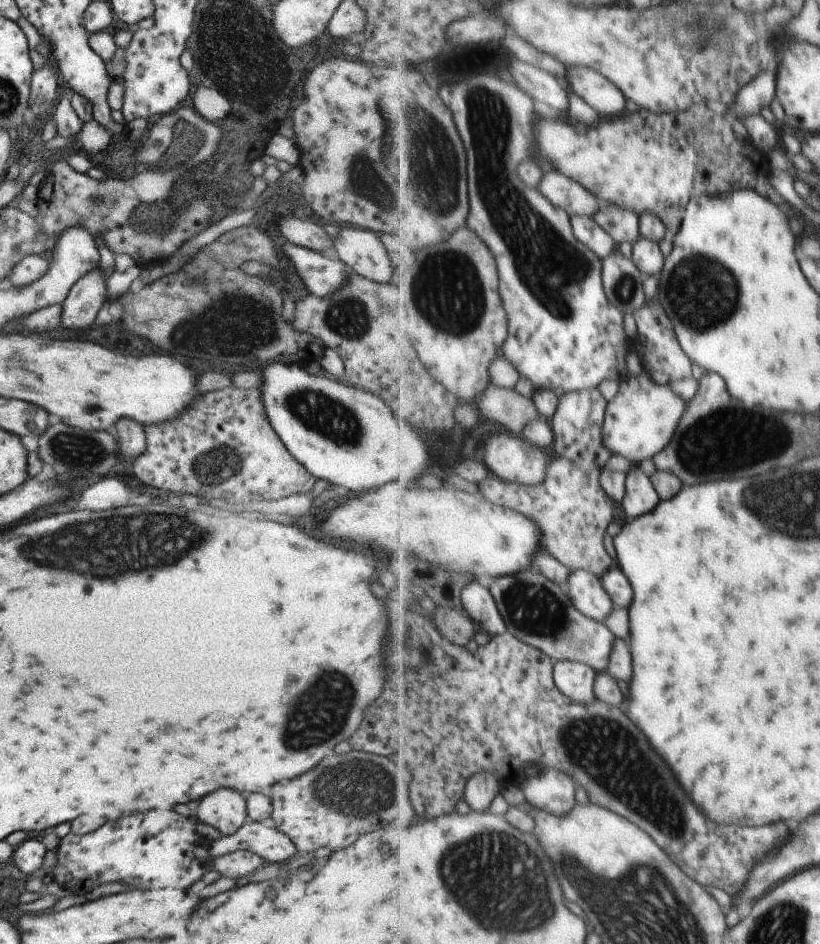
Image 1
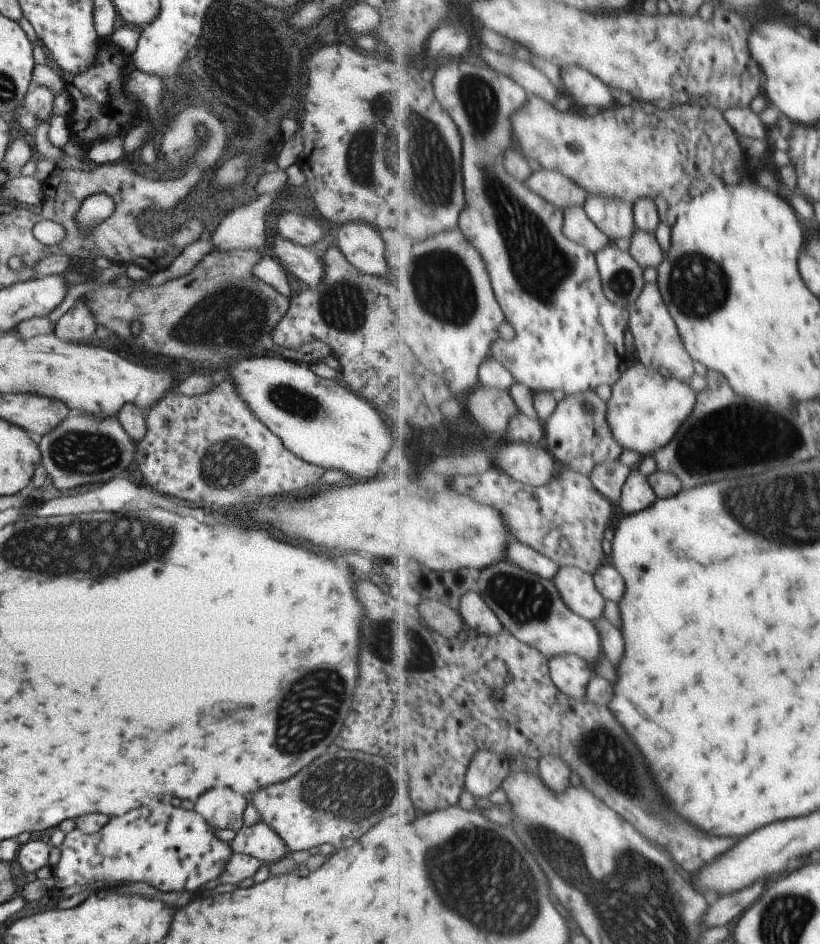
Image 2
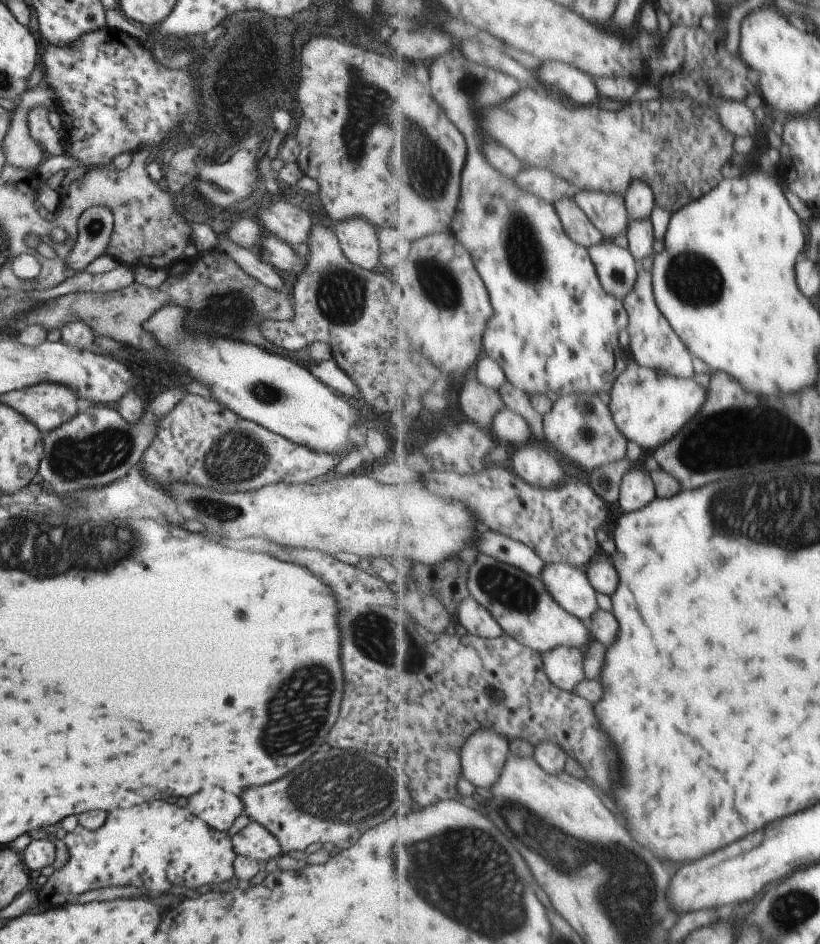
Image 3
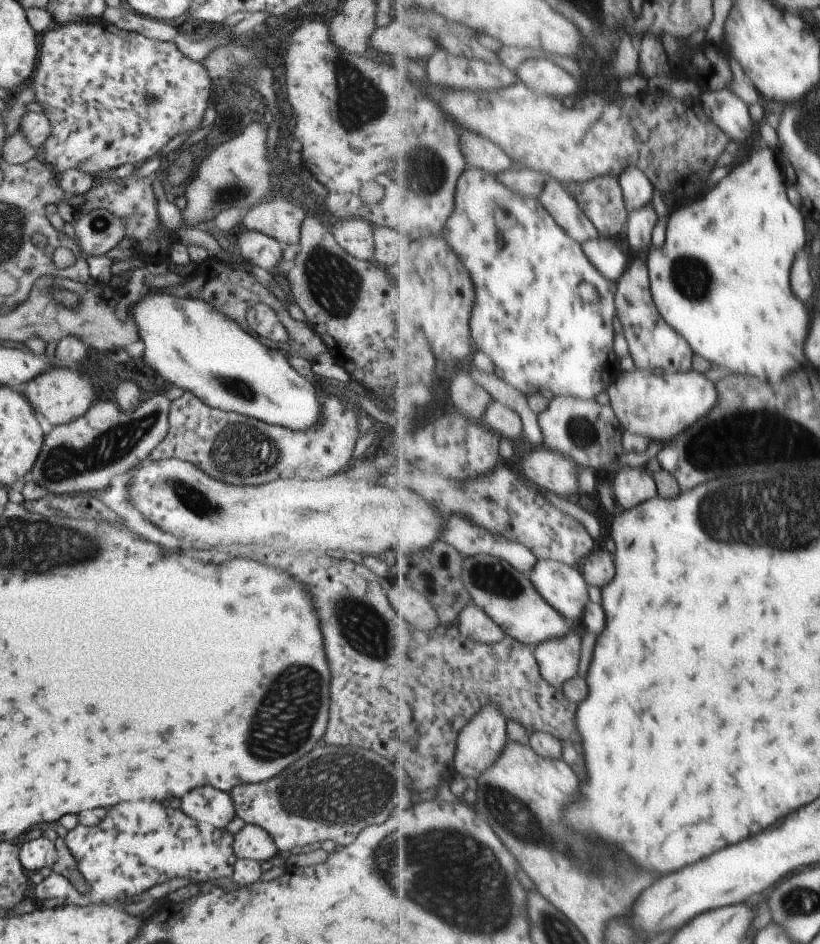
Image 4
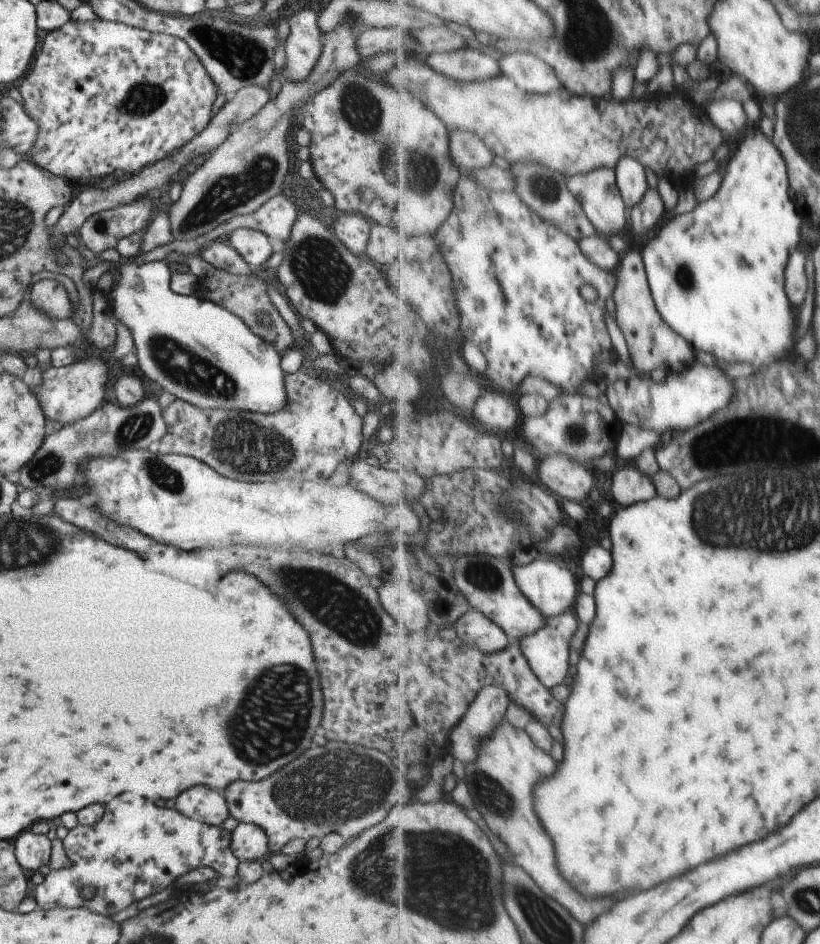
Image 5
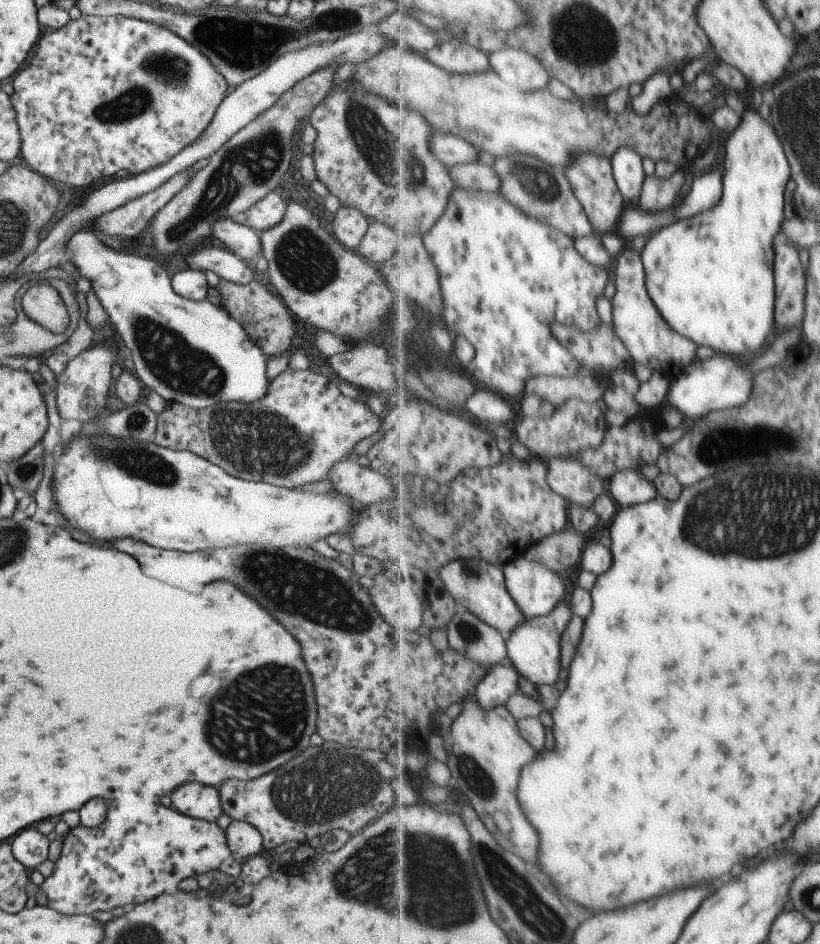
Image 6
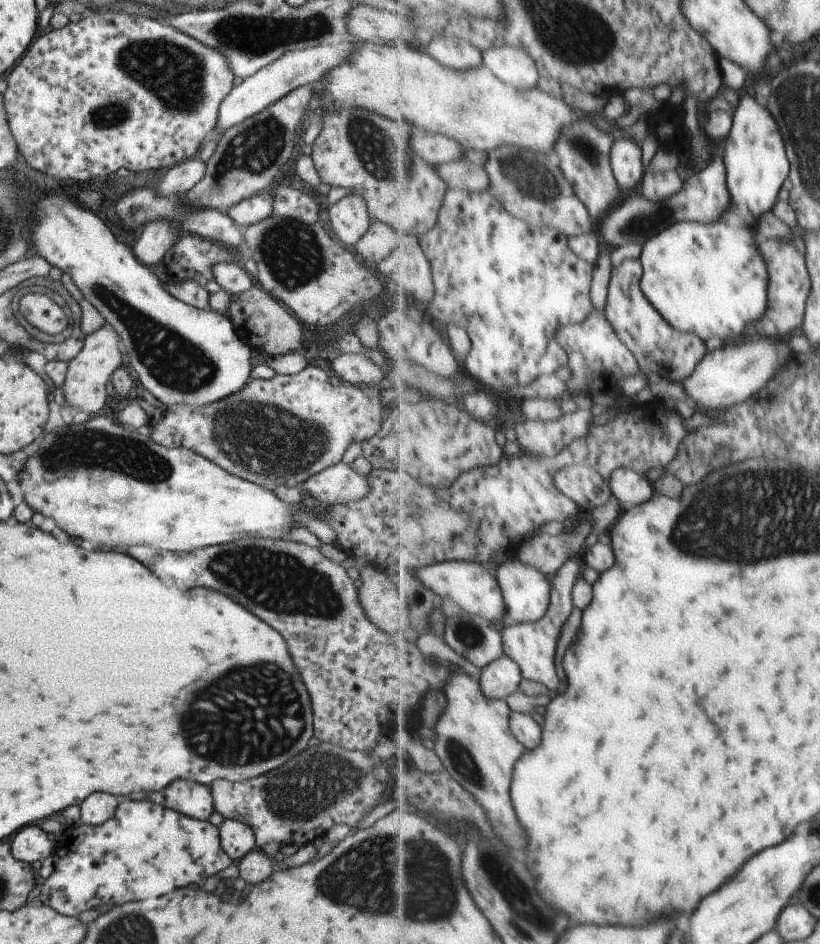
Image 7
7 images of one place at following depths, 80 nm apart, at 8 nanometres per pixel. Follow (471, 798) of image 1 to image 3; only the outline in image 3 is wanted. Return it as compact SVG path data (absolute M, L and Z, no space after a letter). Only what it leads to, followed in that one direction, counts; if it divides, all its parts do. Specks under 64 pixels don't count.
M481 728L463 746L464 778L474 787L493 788L510 756L507 738L493 728Z

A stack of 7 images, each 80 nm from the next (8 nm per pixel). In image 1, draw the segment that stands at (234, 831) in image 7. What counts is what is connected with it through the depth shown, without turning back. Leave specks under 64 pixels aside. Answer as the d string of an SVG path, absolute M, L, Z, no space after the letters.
M248 818L233 835L209 842L211 856L220 856L233 850L253 852L263 864L275 862L285 865L297 856L297 850L287 836L279 830L267 828L262 822L254 822Z

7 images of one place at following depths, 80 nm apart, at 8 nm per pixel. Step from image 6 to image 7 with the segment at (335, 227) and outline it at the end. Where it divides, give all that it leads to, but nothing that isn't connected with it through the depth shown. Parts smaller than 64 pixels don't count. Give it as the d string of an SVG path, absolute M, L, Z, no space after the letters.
M346 195L327 207L329 226L344 246L355 241L367 230L371 221L368 204L359 195Z

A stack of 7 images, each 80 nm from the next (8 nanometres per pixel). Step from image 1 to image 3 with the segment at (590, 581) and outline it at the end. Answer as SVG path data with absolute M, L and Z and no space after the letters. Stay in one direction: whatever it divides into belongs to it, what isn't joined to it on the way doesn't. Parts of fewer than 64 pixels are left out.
M557 562L553 566L547 564L541 578L547 590L551 590L551 596L579 620L588 623L599 610L597 592L583 570L567 562Z

